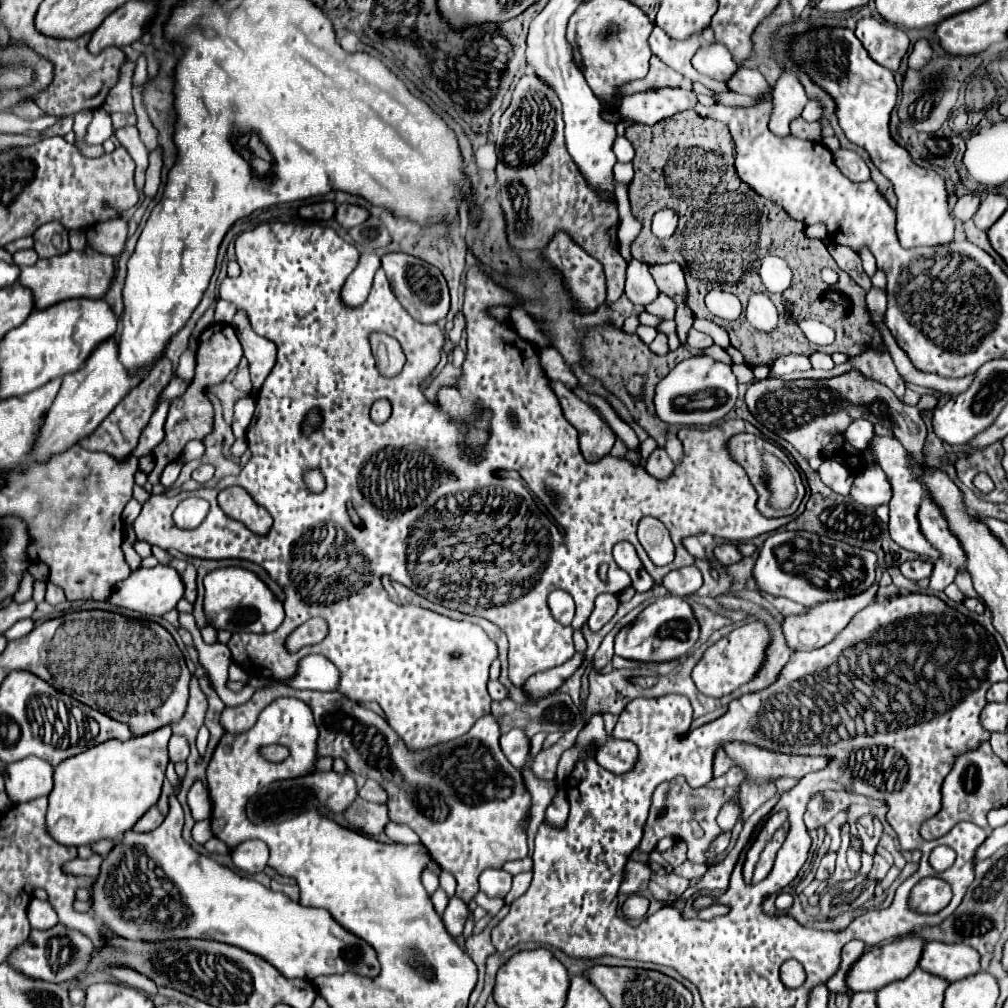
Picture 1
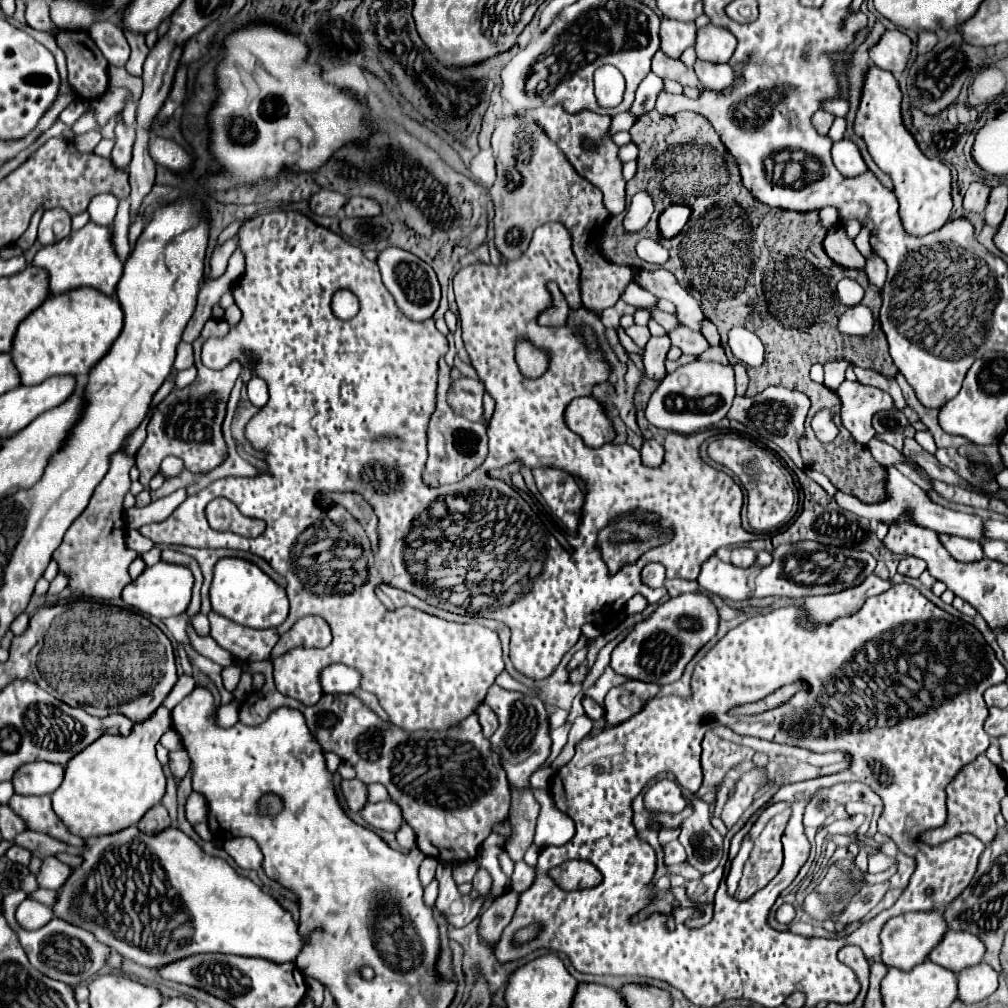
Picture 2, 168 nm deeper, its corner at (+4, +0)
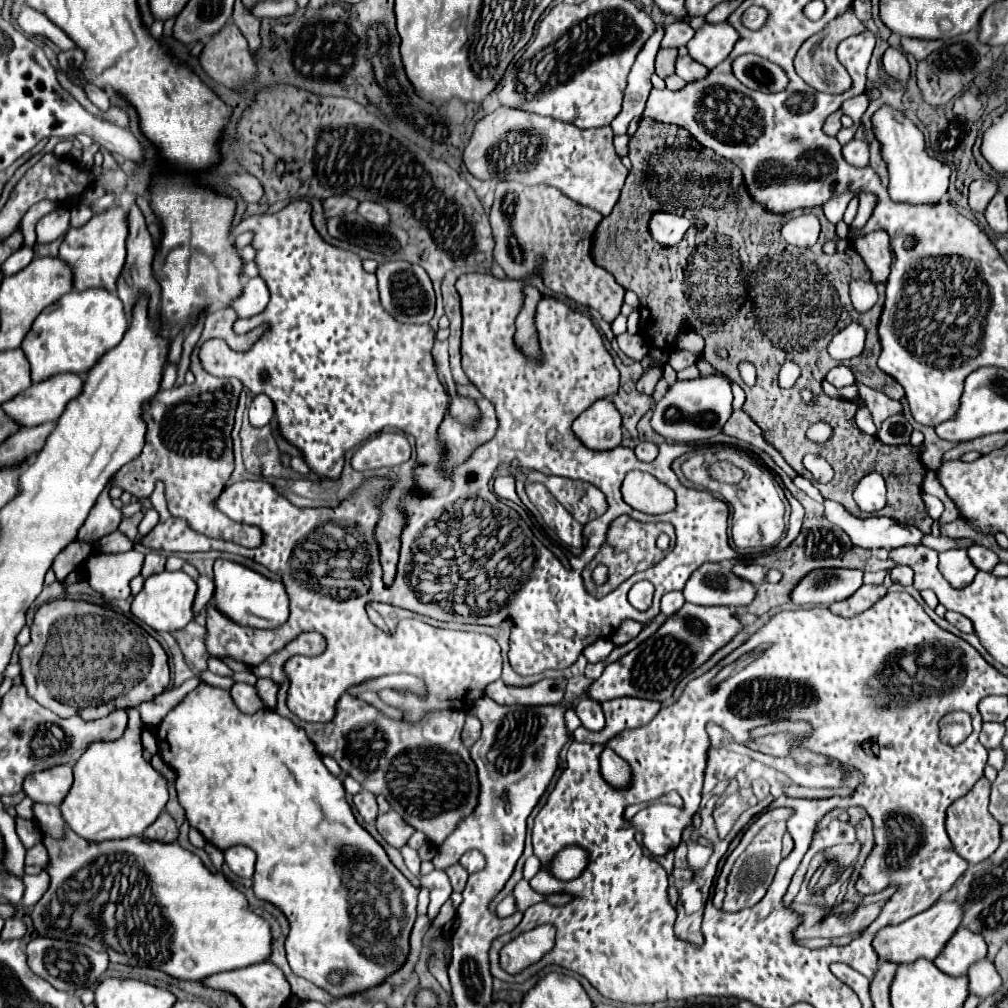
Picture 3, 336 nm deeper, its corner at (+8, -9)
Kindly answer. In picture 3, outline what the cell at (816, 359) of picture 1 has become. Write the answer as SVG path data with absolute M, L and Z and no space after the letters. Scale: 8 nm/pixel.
M845 365L831 369L831 371L827 373L825 379L827 379L831 385L835 385L837 389L843 389L843 387L849 387L849 385L855 383L855 375L853 375L853 371L851 371L849 367L845 367Z

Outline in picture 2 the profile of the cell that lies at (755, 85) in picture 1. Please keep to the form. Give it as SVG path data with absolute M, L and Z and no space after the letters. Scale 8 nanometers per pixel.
M697 58L693 64L693 70L705 88L719 90L719 92L729 88L735 80L735 72L729 64L709 64L707 60Z

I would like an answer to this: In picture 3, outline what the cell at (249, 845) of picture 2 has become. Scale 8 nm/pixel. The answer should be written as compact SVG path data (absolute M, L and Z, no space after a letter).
M235 845L225 849L225 863L237 877L253 877L255 853L245 845Z

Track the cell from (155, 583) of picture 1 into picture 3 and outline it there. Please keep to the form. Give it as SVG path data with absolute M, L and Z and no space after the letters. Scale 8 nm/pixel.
M163 571L151 575L143 589L133 597L131 615L147 623L155 631L177 631L183 629L193 619L193 597L195 597L195 581L181 571Z

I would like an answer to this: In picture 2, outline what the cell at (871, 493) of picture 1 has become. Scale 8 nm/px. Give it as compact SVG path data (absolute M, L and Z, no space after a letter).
M889 466L887 468L889 476L887 476L887 494L889 494L889 500L881 502L881 504L861 504L855 496L849 496L845 492L837 492L835 494L835 500L841 508L845 508L847 512L853 512L861 518L867 518L867 520L877 520L877 522L883 522L887 526L891 524L897 524L901 520L901 516L905 514L909 520L913 520L913 524L921 524L921 528L929 528L933 532L939 532L939 534L955 534L955 536L965 536L965 538L973 538L973 540L981 540L983 536L983 520L977 518L977 516L969 516L969 514L963 514L963 512L955 512L955 510L949 510L949 508L943 508L939 504L933 504L927 496L925 490L921 490L917 484L913 484L909 478L905 478L895 466Z

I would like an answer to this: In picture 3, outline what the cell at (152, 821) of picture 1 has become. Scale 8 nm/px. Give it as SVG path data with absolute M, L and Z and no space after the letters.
M163 811L163 813L157 817L157 821L155 821L155 823L151 823L151 825L145 829L145 833L143 833L143 835L145 835L145 837L149 837L151 841L173 843L173 841L177 839L173 817L171 817L167 811Z

